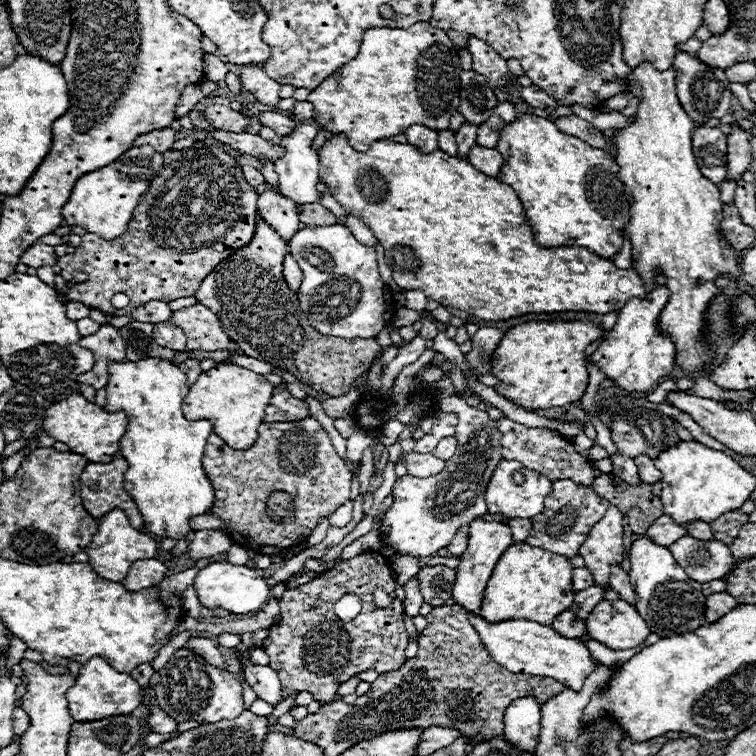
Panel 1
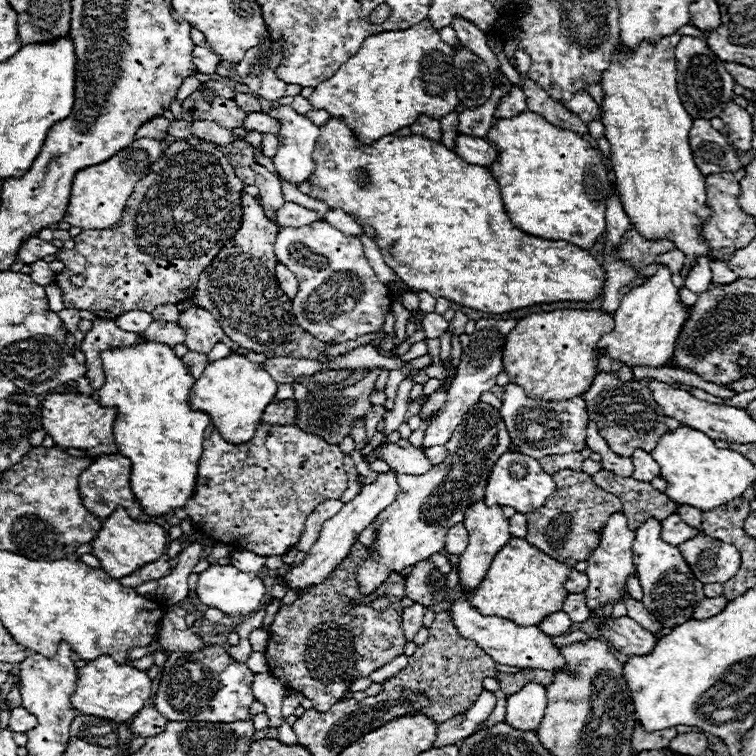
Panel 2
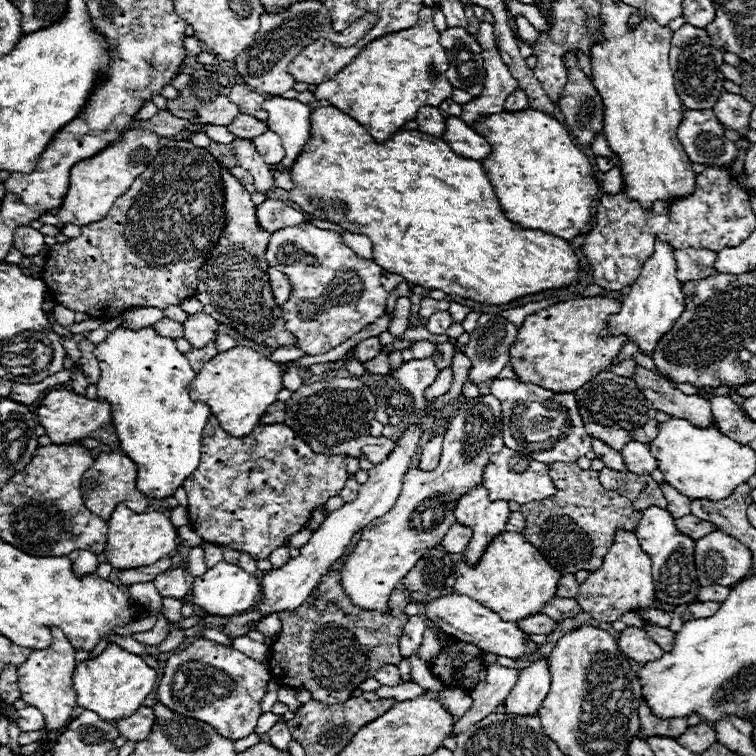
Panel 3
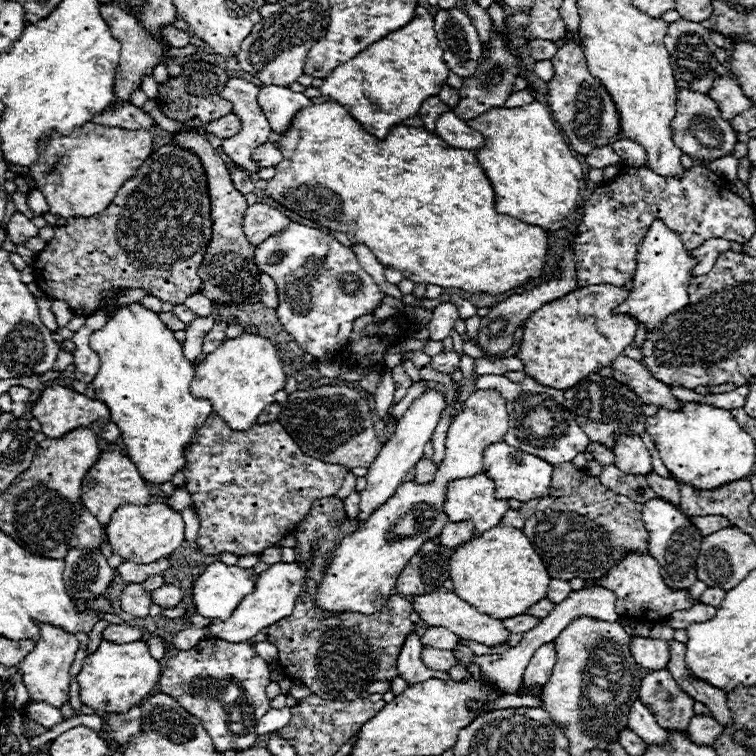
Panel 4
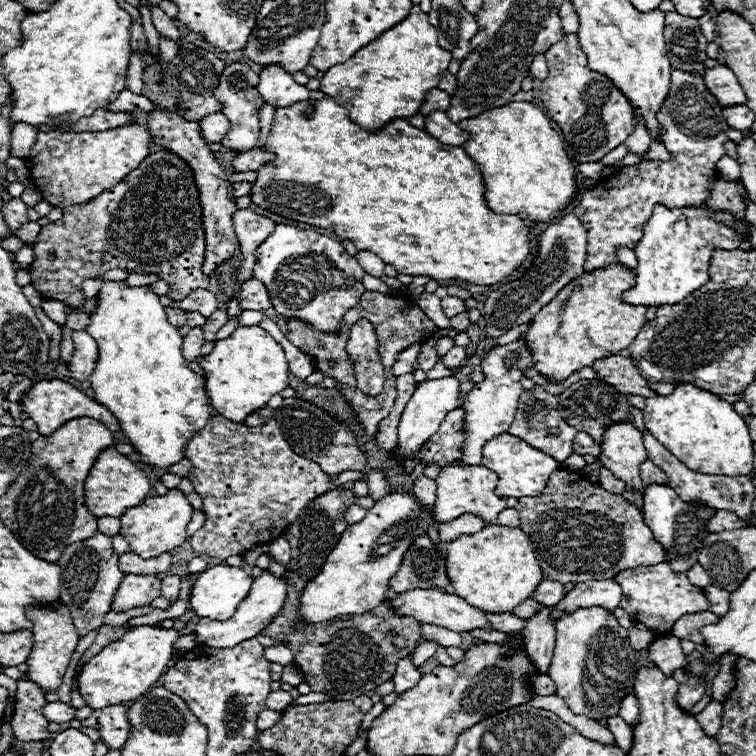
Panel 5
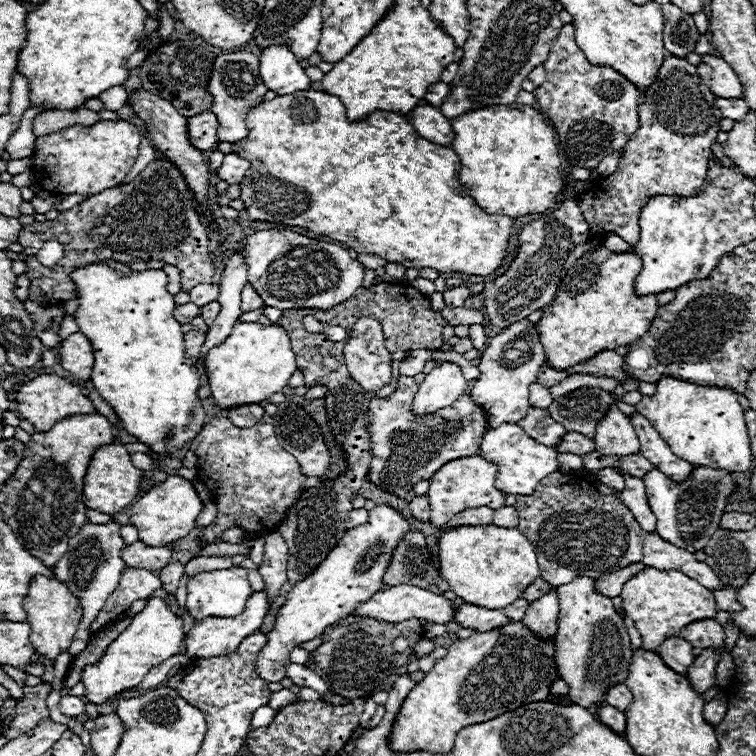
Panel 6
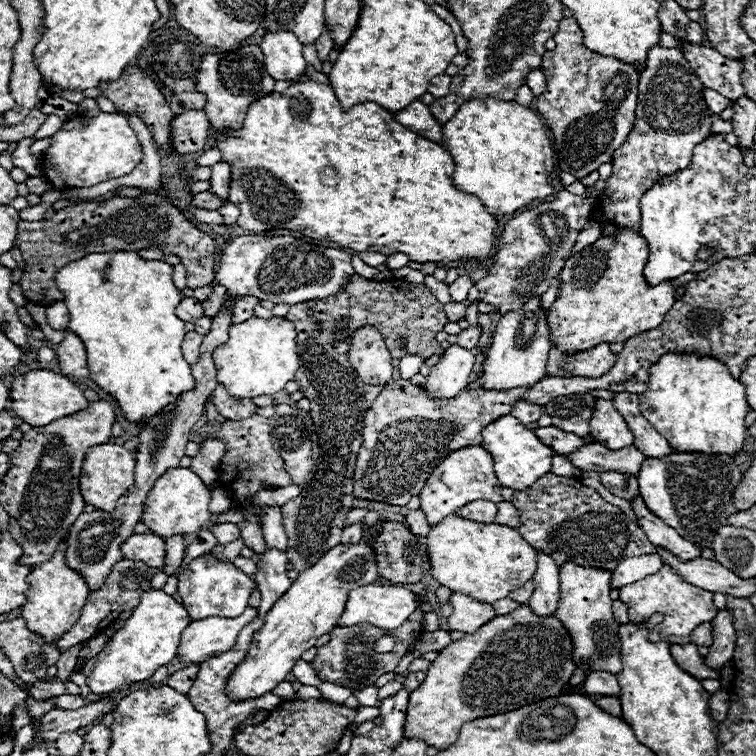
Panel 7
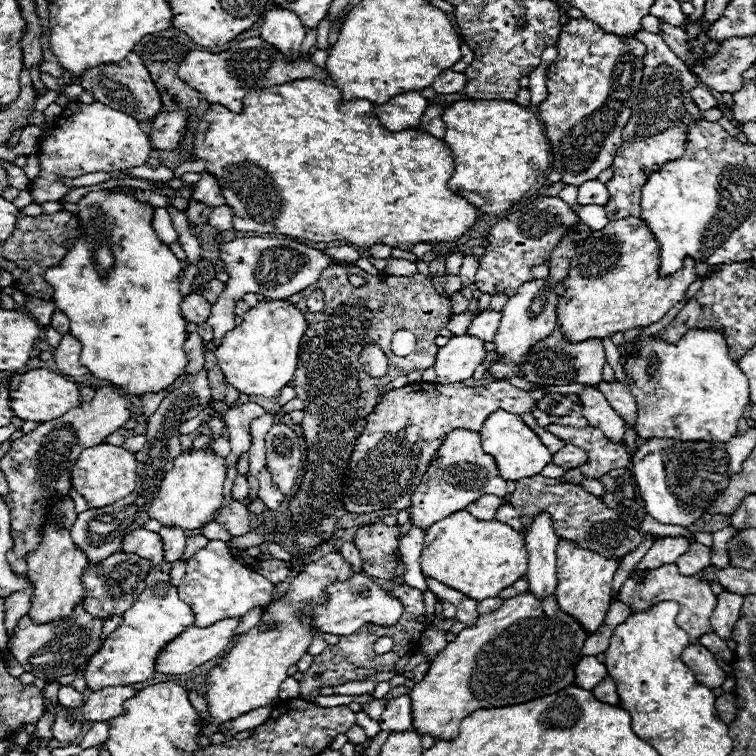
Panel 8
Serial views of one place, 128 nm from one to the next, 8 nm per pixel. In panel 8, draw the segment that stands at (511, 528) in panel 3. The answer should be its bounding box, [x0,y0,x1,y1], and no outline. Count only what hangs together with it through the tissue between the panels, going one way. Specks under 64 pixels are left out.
[496,502,522,530]

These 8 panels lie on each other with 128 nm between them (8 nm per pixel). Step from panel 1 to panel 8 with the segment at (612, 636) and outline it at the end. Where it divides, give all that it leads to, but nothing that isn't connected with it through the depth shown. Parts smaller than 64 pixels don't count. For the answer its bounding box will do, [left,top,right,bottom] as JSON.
[680,644,726,688]

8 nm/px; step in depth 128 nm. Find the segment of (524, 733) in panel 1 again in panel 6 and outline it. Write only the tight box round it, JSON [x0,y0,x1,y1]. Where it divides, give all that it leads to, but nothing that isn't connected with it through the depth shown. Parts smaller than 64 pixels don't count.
[522,592,558,640]

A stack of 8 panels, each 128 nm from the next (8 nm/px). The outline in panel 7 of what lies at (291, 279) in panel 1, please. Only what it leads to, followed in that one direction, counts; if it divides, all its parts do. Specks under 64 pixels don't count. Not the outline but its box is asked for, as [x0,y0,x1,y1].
[232,296,260,322]

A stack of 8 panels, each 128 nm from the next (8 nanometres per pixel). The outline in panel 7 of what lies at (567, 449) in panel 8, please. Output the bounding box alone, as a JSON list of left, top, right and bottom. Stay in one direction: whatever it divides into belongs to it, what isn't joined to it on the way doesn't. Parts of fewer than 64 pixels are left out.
[568,444,646,476]

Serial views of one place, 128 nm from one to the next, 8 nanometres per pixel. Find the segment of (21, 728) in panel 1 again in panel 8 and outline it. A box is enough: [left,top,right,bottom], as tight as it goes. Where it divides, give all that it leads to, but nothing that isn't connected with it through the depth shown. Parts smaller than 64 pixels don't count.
[58,686,84,708]

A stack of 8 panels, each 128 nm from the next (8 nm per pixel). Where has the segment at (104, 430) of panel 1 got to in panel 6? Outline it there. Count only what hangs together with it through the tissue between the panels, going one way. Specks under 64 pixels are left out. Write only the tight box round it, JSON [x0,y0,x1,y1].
[14,374,96,432]

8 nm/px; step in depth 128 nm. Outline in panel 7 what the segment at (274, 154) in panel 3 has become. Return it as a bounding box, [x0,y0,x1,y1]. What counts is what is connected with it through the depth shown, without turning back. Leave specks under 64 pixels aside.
[210,162,232,198]

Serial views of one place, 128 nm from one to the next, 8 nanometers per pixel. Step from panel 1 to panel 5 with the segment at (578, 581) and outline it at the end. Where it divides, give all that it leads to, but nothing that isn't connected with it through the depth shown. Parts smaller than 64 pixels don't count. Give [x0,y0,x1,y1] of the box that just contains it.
[534,580,564,606]

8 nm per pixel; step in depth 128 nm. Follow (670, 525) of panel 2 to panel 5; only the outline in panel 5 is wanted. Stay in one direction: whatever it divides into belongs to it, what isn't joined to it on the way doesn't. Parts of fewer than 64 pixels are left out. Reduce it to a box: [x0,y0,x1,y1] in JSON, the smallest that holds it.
[706,510,746,532]

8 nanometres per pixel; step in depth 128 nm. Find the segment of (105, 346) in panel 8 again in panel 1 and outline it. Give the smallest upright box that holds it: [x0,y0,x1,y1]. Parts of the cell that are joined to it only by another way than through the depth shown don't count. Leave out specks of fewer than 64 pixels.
[106,358,216,541]

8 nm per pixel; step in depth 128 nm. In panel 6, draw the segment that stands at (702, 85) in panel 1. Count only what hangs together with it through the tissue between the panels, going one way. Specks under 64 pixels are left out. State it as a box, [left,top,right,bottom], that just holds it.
[662,4,700,58]

